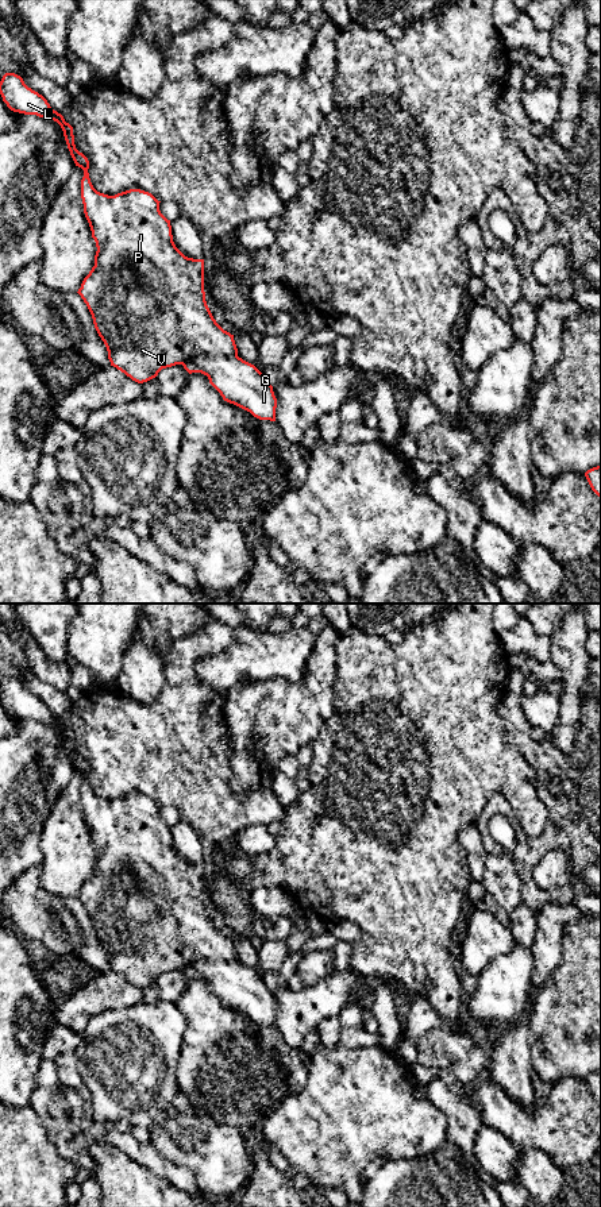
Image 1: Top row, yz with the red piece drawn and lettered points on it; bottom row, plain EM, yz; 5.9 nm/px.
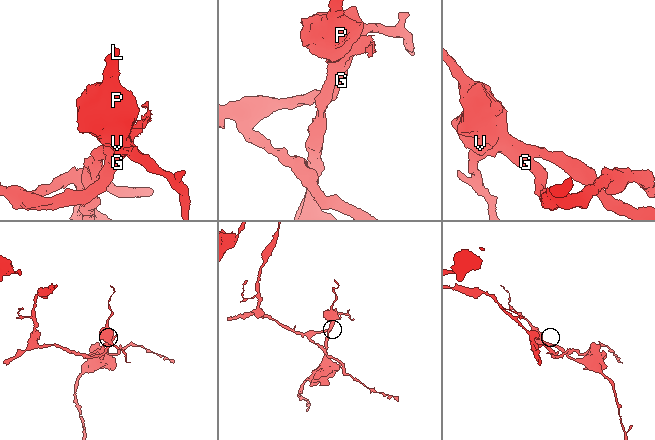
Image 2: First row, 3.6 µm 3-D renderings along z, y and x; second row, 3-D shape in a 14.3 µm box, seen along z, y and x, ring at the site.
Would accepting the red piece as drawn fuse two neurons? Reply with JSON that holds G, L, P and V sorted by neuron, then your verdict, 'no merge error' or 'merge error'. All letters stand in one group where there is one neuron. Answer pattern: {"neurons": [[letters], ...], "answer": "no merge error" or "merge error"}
{"neurons": [["G"], ["L", "P", "V"]], "answer": "merge error"}

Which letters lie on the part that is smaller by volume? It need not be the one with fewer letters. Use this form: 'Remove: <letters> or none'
Remove: G

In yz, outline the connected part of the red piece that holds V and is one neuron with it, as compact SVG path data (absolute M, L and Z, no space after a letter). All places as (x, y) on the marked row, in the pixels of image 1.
M15 73L3 76L0 95L14 112L57 122L76 166L84 170L81 198L97 251L95 266L77 293L92 315L111 366L143 383L155 378L162 369L181 365L197 355L238 356L234 335L216 323L207 305L204 259L188 258L176 247L170 220L159 211L161 201L140 189L115 196L97 192L89 178L89 161L76 149L73 127L63 116Z

